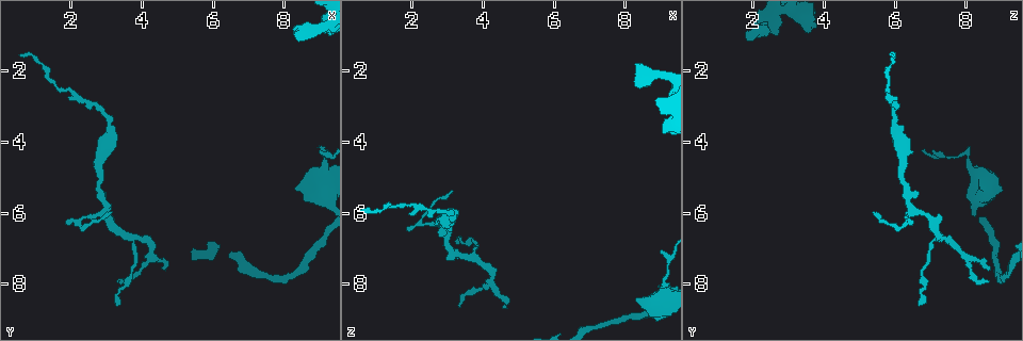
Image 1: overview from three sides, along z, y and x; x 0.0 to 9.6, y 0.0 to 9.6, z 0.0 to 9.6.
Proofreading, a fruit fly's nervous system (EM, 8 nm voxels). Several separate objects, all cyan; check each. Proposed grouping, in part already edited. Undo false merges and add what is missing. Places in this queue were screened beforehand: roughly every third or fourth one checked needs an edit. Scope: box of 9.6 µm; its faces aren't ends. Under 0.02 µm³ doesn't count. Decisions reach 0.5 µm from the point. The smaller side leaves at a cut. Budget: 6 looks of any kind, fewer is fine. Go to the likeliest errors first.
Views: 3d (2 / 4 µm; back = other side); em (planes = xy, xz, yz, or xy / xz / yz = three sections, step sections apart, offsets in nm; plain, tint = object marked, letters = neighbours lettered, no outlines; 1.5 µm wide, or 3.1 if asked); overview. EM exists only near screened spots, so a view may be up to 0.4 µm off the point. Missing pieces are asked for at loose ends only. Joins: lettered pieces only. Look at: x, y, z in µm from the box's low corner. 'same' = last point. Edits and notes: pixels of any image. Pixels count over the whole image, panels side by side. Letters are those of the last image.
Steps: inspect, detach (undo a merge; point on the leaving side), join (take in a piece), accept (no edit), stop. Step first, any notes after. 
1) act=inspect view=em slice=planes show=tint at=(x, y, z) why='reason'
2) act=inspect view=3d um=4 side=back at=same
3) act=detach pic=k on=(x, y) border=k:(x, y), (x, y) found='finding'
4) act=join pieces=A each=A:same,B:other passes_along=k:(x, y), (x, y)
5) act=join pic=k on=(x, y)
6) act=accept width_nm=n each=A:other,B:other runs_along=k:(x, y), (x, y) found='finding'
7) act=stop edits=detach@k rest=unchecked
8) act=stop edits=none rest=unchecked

act=inspect view=em slice=xz step=8 show=tint at=(4.55, 7.55, 8.65) why='tapers out'

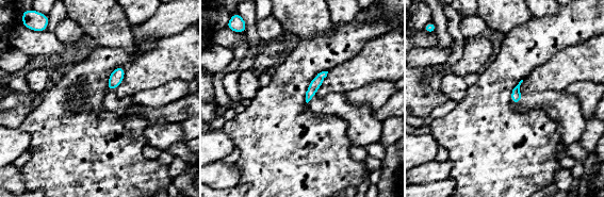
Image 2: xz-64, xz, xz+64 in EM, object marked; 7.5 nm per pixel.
act=inspect view=em slice=planes show=tint at=same

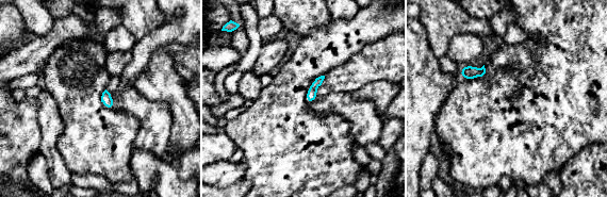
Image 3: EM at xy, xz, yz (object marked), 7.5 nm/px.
act=inspect view=em slice=planes show=letters at=same why='see the neighbours'

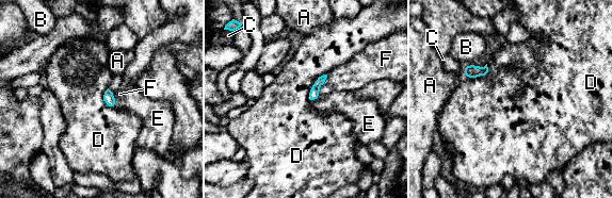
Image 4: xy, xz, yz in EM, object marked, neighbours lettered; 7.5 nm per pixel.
act=join pieces=E each=A:other,B:other,C:other,D:other,E:same,F:other found='the cell continues'

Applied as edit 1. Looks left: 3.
act=inspect view=overview why='see it whole again'

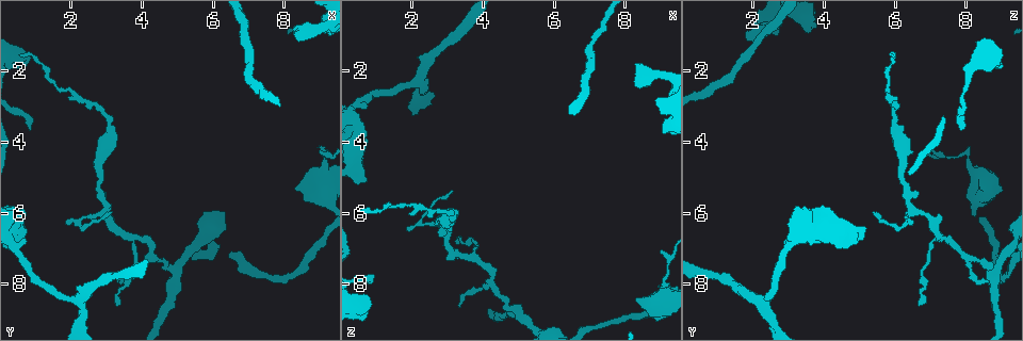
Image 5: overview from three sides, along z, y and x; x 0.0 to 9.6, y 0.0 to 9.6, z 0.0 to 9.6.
act=inspect view=3d um=2 at=(8.30, 0.95, 1.80) why='branch stops here'

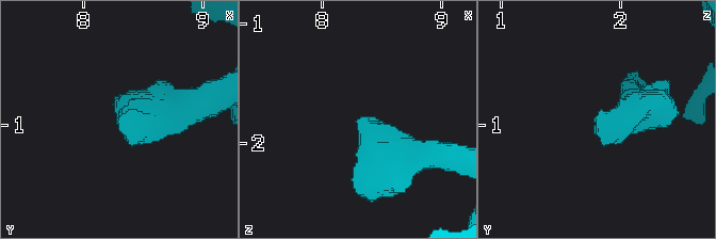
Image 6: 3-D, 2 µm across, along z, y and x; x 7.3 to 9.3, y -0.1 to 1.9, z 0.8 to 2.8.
act=inspect view=em slice=planes show=letters at=(8.28, 0.98, 1.80) why='shape alone is not enough'

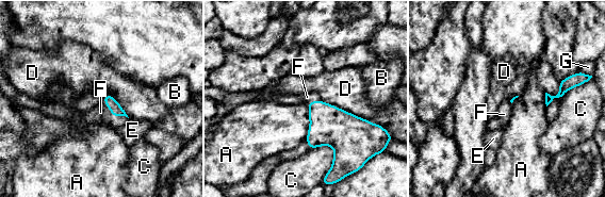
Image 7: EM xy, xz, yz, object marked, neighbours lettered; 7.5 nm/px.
act=join pieces=F each=A:other,B:other,C:other,D:other,E:other,F:same,G:other passes_along=7:(116, 110), (108, 108), (100, 112) found='it goes on there'

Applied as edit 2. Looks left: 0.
act=stop edits=join@4,join@7 rest=unchecked

